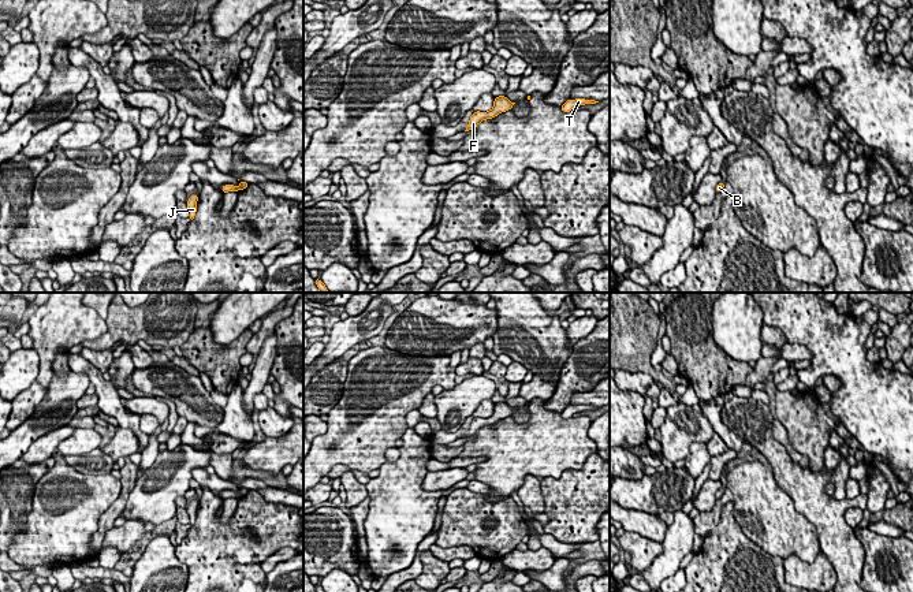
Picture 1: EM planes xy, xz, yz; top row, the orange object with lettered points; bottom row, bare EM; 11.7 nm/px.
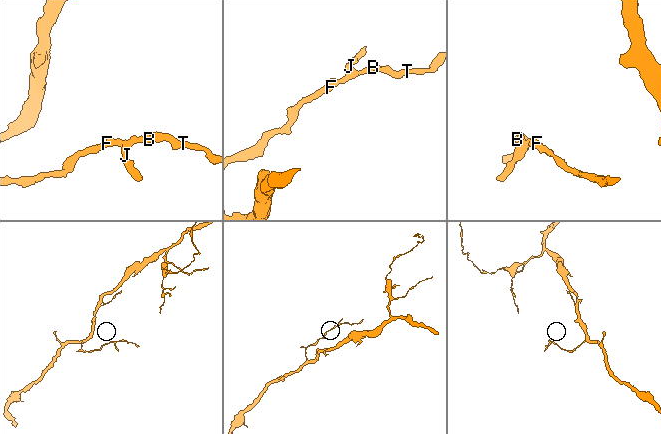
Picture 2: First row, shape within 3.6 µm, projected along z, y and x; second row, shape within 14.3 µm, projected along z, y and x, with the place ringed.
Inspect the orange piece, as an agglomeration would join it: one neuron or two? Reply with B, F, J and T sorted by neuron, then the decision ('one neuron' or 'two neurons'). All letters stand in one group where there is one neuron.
B F J T | one neuron

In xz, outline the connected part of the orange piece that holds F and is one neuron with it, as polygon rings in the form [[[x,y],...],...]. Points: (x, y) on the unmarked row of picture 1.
[[[498,402],[493,407],[493,414],[488,418],[476,417],[470,422],[469,431],[465,438],[473,436],[485,425],[493,425],[502,418],[506,418],[513,414],[515,409],[511,409],[506,402]]]

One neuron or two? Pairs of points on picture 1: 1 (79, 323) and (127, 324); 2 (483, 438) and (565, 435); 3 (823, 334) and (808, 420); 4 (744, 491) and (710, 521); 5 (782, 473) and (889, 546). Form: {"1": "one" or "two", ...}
{"1": "two", "2": "one", "3": "two", "4": "one", "5": "two"}

